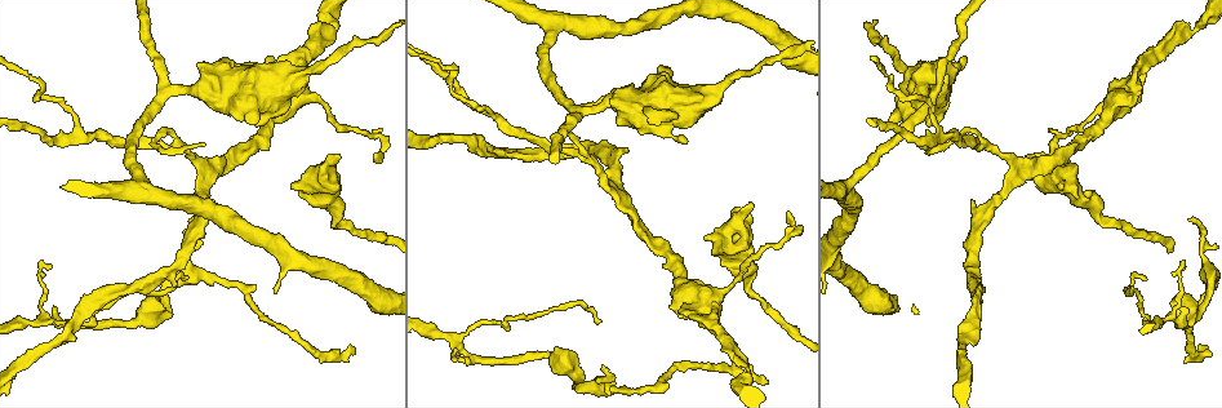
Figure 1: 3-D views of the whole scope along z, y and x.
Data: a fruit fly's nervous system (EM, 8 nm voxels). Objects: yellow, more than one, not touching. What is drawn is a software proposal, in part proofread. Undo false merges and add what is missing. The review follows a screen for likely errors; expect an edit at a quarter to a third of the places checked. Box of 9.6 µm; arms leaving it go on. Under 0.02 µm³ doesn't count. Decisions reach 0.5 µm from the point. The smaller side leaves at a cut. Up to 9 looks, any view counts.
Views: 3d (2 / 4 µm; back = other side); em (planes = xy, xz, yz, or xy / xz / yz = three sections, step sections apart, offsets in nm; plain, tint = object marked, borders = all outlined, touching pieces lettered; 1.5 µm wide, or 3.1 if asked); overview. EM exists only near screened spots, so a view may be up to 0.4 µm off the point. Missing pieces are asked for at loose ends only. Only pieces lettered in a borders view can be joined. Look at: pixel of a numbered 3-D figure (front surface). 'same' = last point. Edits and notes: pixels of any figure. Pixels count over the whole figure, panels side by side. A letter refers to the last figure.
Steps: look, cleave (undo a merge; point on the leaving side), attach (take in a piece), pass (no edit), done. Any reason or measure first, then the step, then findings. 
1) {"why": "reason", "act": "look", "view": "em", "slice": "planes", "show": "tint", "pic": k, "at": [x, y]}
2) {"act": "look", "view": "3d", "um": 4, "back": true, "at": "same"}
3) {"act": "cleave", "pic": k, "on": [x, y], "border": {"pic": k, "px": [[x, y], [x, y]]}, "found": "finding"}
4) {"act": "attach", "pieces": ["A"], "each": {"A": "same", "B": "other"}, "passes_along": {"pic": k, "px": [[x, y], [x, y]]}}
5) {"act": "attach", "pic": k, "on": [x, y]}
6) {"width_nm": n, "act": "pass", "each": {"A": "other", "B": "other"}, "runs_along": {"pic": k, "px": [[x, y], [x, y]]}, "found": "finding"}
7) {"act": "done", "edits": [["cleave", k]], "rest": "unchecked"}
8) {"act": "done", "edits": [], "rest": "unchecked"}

{"why": "free end", "act": "look", "view": "3d", "um": 2, "pic": 1, "at": [767, 381]}

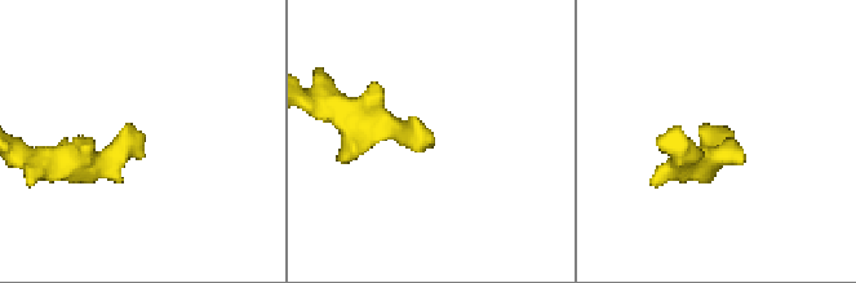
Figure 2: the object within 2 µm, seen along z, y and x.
{"act": "look", "view": "em", "slice": "xz", "step": 4, "show": "borders", "pic": 2, "at": [431, 146]}

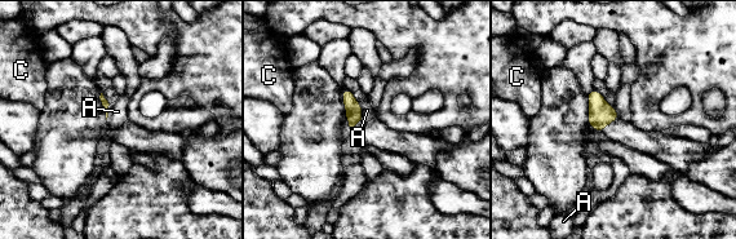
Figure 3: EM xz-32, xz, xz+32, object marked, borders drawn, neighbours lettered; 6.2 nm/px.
{"act": "pass", "each": {"A": "other", "C": "other"}, "border": {"pic": 3, "px": [[360, 105], [362, 122]]}, "found": "no lettered piece goes on from it"}

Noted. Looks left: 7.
{"why": "calibre changes", "act": "look", "view": "3d", "um": 2, "pic": 1, "at": [572, 374]}

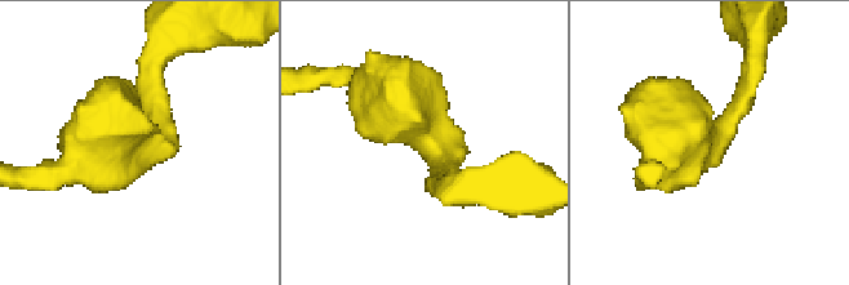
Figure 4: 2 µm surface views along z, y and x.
{"arm_widths_nm": [180, 180], "why": "shape alone is not enough", "act": "look", "view": "em", "slice": "planes", "show": "borders", "pic": 4, "at": [138, 142]}

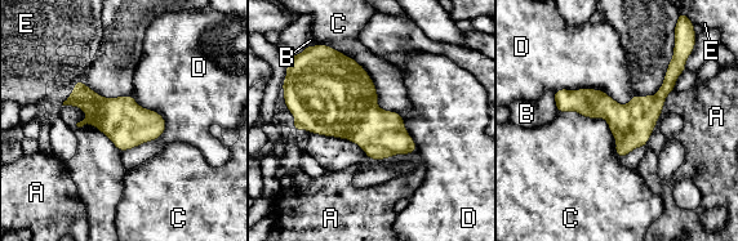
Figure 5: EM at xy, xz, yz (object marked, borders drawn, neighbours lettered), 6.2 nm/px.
{"width_nm": 260, "act": "pass", "each": {"A": "other", "B": "other", "C": "other", "D": "other", "E": "other"}, "found": "continuous, no second cell"}

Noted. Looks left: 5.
{"why": "tapers out", "act": "look", "view": "3d", "um": 2, "back": true, "pic": 1, "at": [601, 365]}

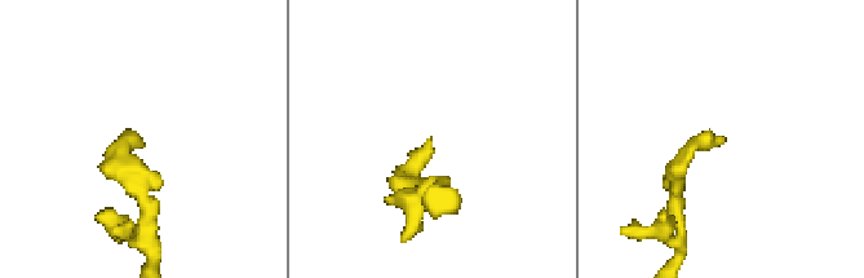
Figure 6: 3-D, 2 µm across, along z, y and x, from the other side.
{"why": "now the EM", "act": "look", "view": "em", "slice": "planes", "show": "borders", "pic": 6, "at": [724, 144]}

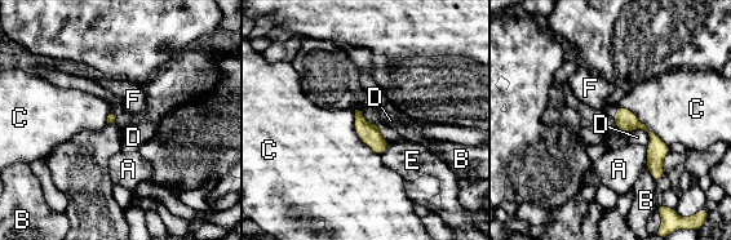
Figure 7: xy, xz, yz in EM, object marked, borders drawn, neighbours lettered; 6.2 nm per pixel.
{"act": "pass", "each": {"A": "other", "B": "other", "C": "other", "D": "other", "E": "other", "F": "other"}, "border": {"pic": 7, "px": [[619, 105], [630, 110], [668, 146]]}, "found": "no lettered piece goes on from it"}

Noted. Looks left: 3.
{"why": "a fork", "act": "look", "view": "em", "slice": "planes", "show": "plain", "pic": 1, "at": [461, 345]}

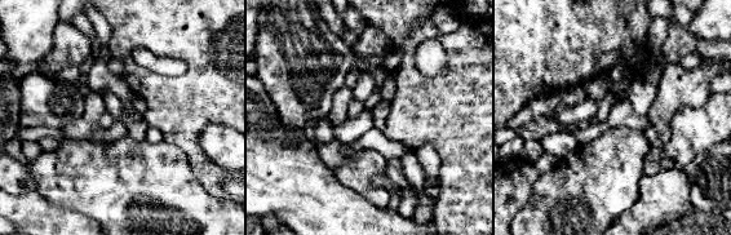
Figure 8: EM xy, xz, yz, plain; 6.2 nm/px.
{"why": "what lies round it", "act": "look", "view": "em", "slice": "planes", "show": "borders", "at": "same"}

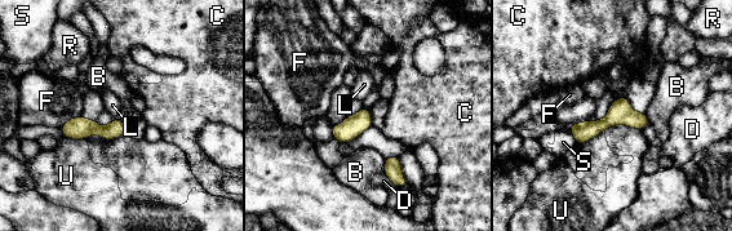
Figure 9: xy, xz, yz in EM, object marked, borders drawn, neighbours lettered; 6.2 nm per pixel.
{"longest_contact_nm": ["U", 240], "act": "pass", "each": {"B": "other", "C": "other", "D": "other", "F": "other", "L": "other", "R": "other", "S": "other", "U": "other"}, "runs_along": {"pic": 9, "px": [[644, 119], [573, 129]]}, "found": "continuous, no second cell"}

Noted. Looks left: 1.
{"act": "done", "edits": [], "rest": "unchecked"}

